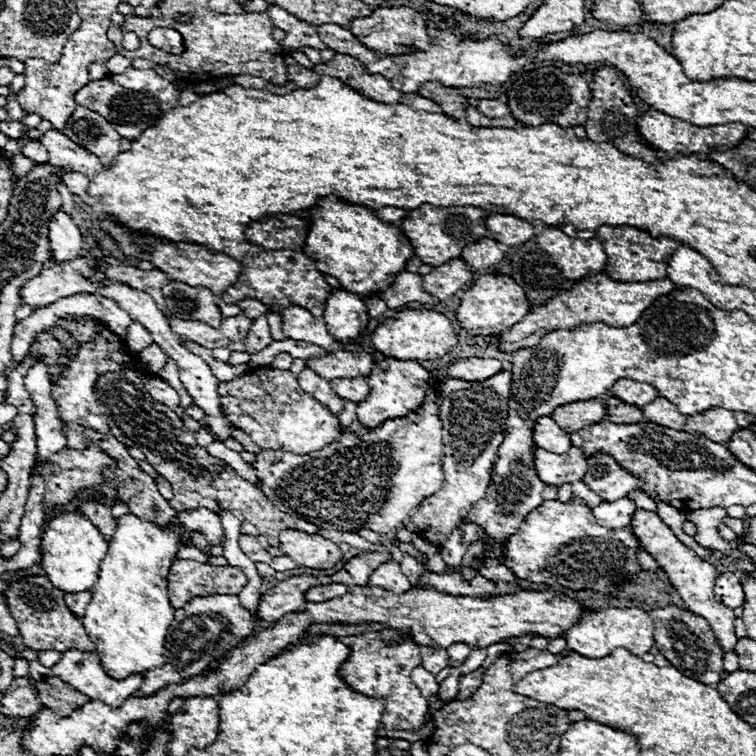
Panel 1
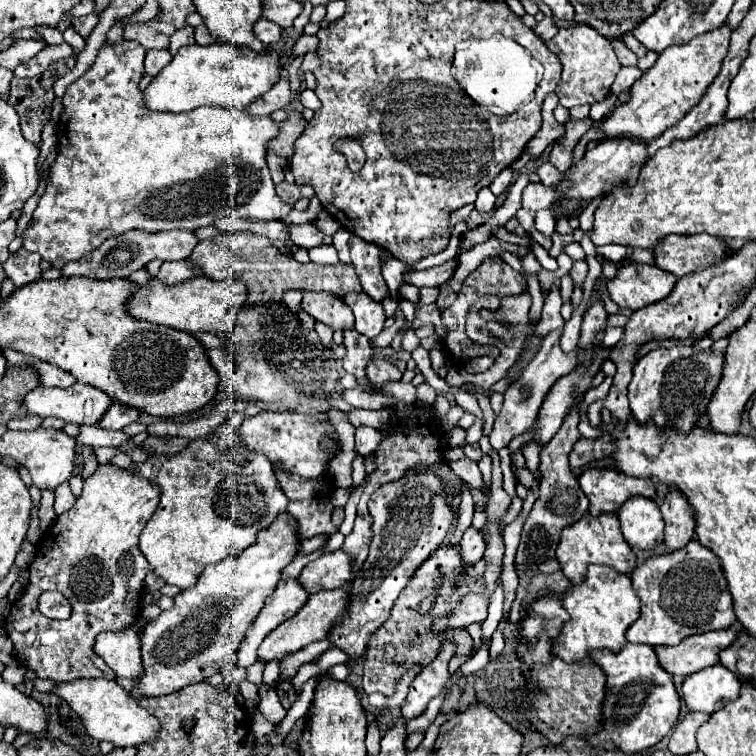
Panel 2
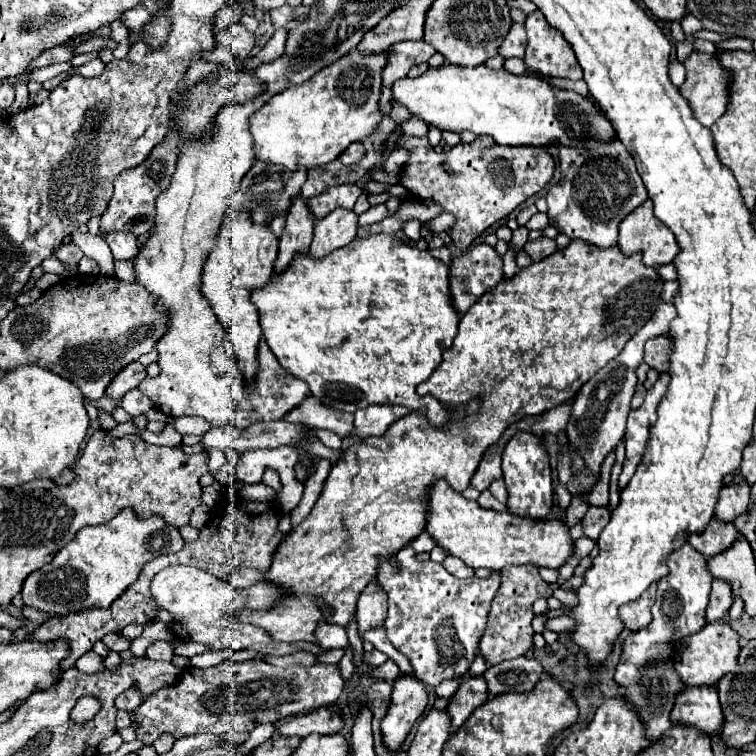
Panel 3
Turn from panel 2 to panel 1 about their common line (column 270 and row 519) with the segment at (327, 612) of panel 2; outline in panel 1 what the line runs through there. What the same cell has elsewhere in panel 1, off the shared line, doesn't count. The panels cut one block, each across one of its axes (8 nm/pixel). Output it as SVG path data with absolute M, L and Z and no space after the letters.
M636 510L630 522L630 530L634 534L638 534L638 542L642 542L642 548L660 564L660 568L668 574L670 584L676 588L676 592L680 594L680 598L684 600L686 608L692 614L698 614L702 618L706 618L706 622L710 622L710 628L714 630L718 642L722 642L722 650L730 652L734 650L738 638L734 634L734 612L722 604L718 604L714 600L714 580L718 576L716 568L704 560L698 558L698 554L694 550L690 550L688 546L684 546L674 534L672 530L650 510Z

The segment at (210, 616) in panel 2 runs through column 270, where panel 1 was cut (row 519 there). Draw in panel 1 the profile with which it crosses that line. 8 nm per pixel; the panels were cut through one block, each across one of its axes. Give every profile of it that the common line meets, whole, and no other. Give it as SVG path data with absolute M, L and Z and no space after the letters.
M544 500L542 506L532 510L526 516L526 522L518 528L518 534L512 534L506 540L506 550L504 550L504 564L514 572L516 578L530 580L534 584L560 584L570 590L598 590L606 594L612 586L620 584L626 580L626 576L636 576L640 566L636 560L636 550L638 550L638 540L630 532L630 528L622 530L612 530L598 526L592 508L582 506L580 500Z

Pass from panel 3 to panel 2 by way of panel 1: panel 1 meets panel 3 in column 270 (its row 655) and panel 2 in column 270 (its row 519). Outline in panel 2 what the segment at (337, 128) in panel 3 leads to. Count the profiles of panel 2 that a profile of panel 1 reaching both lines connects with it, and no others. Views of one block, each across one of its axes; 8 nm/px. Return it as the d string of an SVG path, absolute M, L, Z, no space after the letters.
M130 16L118 18L114 22L114 26L106 34L106 42L100 48L92 68L84 76L80 76L76 82L72 82L64 94L64 106L66 108L64 108L64 114L58 122L58 126L60 126L60 130L58 130L58 142L60 142L58 144L58 156L52 164L46 192L40 198L38 208L34 210L34 224L24 234L24 248L30 252L38 252L54 268L62 268L68 260L82 258L86 252L96 250L106 238L124 234L126 230L144 230L144 232L160 232L160 230L174 230L174 228L196 230L200 226L210 226L214 220L218 220L222 216L232 216L232 214L240 216L240 218L252 218L252 220L280 220L292 210L292 204L284 202L274 192L274 182L270 178L270 172L268 172L268 166L264 160L266 144L268 144L268 140L272 140L276 136L278 124L274 120L270 120L270 116L248 116L244 112L236 112L236 110L226 108L226 106L200 106L200 108L194 108L192 112L180 112L180 114L150 112L148 108L144 108L138 82L144 76L144 54L146 54L146 50L138 42L126 42L124 40L124 36L122 36L124 26L130 22L132 22Z

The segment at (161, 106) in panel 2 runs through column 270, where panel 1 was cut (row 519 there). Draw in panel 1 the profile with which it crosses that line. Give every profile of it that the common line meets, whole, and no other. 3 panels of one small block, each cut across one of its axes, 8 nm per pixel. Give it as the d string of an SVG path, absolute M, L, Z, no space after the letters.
M64 512L48 522L42 534L42 570L50 582L68 594L92 590L100 574L100 562L106 556L108 544L104 542L98 528L82 512Z

